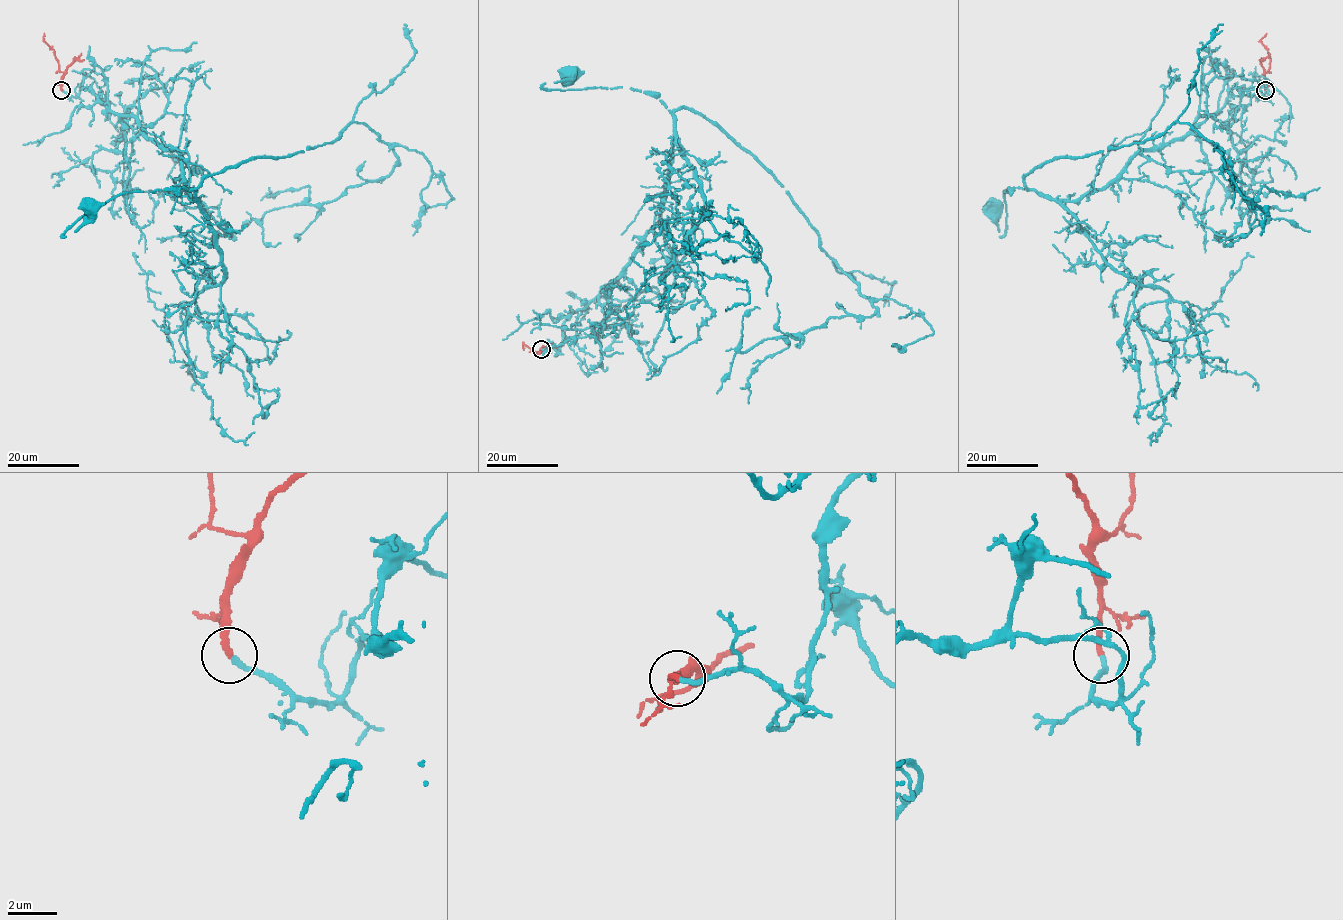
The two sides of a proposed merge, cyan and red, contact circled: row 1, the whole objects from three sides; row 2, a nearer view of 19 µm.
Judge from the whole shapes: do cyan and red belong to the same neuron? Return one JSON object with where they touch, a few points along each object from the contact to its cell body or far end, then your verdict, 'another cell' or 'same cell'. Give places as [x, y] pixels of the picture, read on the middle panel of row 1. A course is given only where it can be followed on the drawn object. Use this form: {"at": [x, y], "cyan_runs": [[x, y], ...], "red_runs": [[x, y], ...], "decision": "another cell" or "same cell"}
{"at": [541, 349], "cyan_runs": [[541, 349], [559, 352], [563, 322], [615, 280], [657, 223], [674, 140], [659, 97], [569, 90], [564, 76]], "red_runs": [[541, 349], [535, 353], [522, 344], [523, 350]], "decision": "same cell"}

